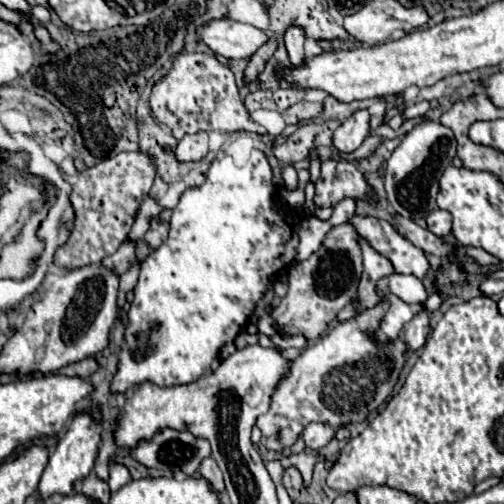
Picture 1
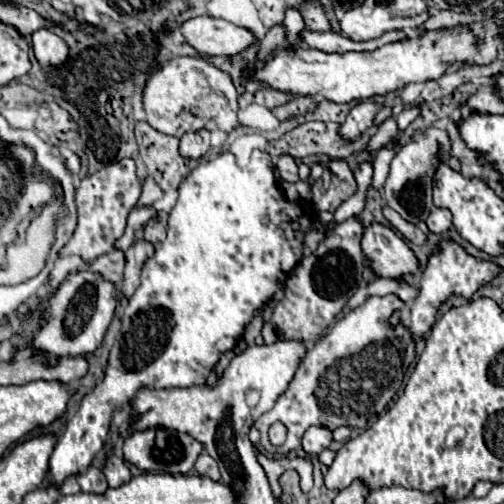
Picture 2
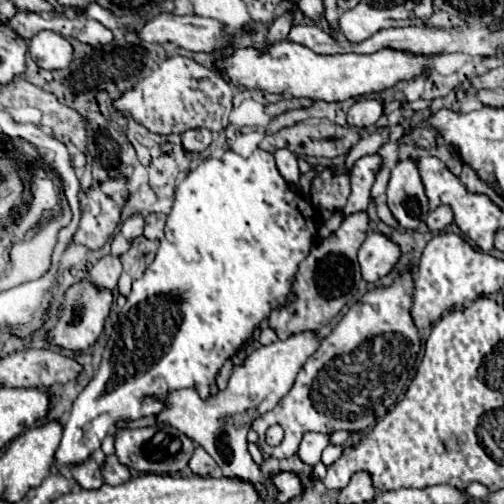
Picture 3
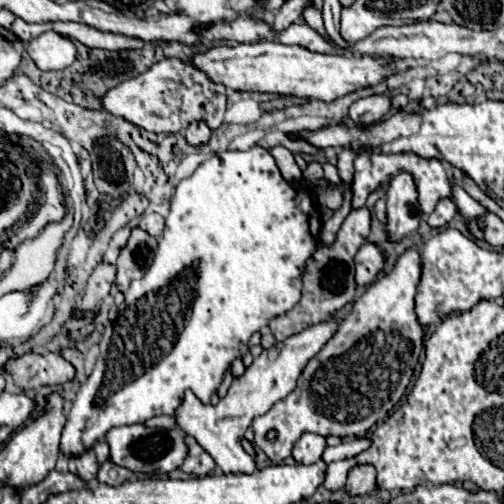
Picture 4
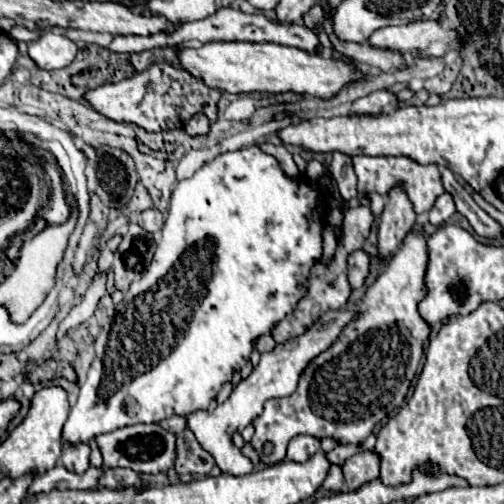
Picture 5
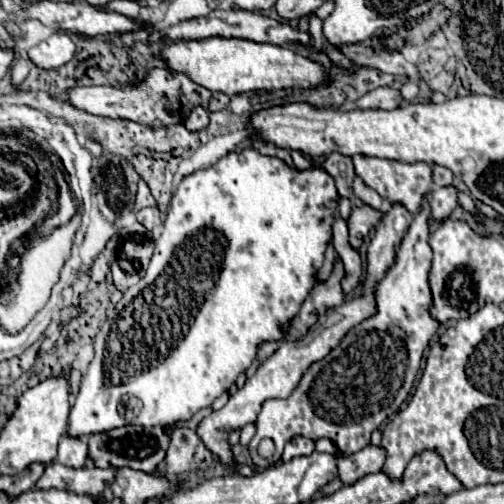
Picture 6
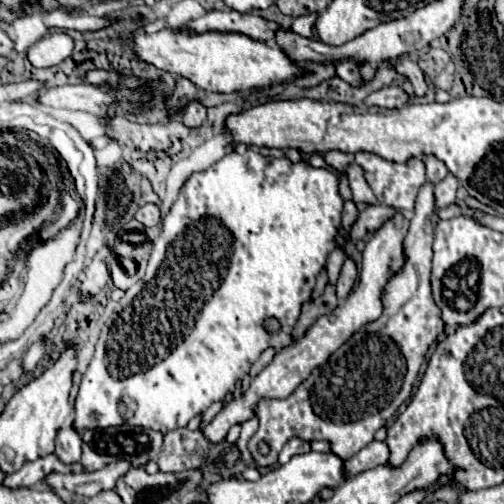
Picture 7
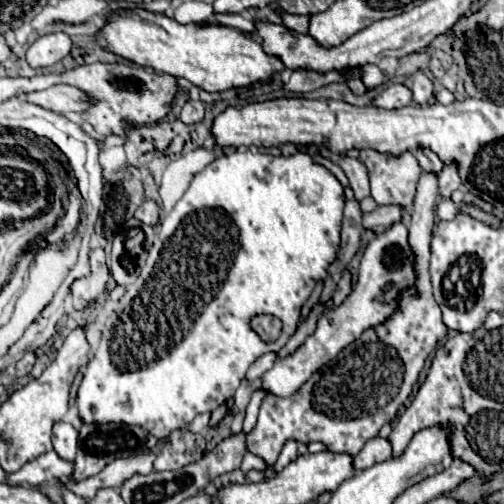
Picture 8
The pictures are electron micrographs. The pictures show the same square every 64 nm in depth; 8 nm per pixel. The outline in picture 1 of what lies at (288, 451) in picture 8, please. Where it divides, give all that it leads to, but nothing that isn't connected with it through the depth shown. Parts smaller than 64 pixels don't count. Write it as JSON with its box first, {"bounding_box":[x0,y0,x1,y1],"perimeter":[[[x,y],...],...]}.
{"bounding_box":[302,422,334,450],"perimeter":[[[314,422],[314,424],[308,424],[302,432],[302,438],[306,442],[308,448],[312,450],[320,450],[322,446],[326,446],[334,436],[334,428],[326,422]]]}

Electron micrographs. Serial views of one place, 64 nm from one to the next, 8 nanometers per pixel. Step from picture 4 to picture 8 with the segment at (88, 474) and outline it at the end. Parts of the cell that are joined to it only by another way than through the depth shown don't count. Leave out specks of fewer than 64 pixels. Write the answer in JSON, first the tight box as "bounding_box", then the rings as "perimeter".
{"bounding_box":[52,422,78,462],"perimeter":[[[66,422],[54,424],[52,442],[54,442],[54,452],[60,458],[64,458],[68,462],[74,462],[76,460],[76,452],[78,452],[78,430],[72,424],[66,424]]]}

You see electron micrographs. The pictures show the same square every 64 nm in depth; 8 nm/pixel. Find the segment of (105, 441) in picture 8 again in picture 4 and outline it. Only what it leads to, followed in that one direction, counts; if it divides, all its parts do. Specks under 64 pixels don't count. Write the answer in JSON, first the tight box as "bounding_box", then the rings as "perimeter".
{"bounding_box":[106,424,188,474],"perimeter":[[[144,424],[134,426],[118,426],[112,428],[106,434],[106,442],[110,444],[110,458],[132,472],[144,472],[144,474],[168,474],[182,466],[182,462],[188,456],[188,446],[184,442],[184,436],[172,428],[170,434],[164,428],[146,428]]]}

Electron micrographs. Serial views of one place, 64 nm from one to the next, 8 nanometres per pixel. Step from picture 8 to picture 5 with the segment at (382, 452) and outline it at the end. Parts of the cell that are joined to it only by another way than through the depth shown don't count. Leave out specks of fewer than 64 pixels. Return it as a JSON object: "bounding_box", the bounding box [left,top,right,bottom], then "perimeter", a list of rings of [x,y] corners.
{"bounding_box":[342,452,378,492],"perimeter":[[[362,452],[352,458],[348,458],[342,468],[344,468],[344,480],[350,492],[362,488],[364,484],[372,482],[378,478],[378,456],[374,452]]]}

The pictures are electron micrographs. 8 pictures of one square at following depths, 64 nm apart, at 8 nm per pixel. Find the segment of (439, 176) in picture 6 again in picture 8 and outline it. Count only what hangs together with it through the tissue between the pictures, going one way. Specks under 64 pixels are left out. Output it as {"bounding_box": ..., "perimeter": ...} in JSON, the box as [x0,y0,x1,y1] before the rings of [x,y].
{"bounding_box":[414,148,444,174],"perimeter":[[[420,148],[420,150],[416,150],[414,156],[418,158],[418,162],[420,162],[420,166],[422,166],[424,172],[440,174],[442,168],[444,168],[444,162],[442,162],[432,150],[428,150],[428,148]]]}

